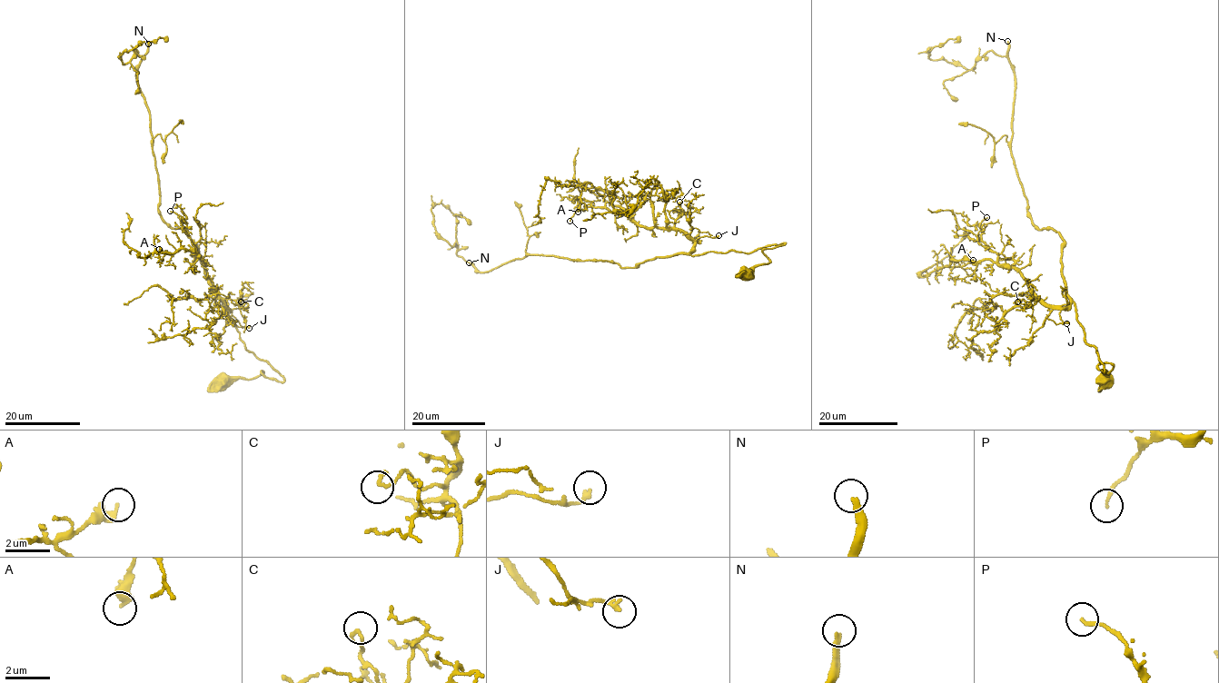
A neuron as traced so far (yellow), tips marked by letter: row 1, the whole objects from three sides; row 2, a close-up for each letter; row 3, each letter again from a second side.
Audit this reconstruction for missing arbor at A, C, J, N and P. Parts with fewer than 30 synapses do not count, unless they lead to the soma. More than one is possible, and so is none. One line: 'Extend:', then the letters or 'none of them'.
Extend: N

